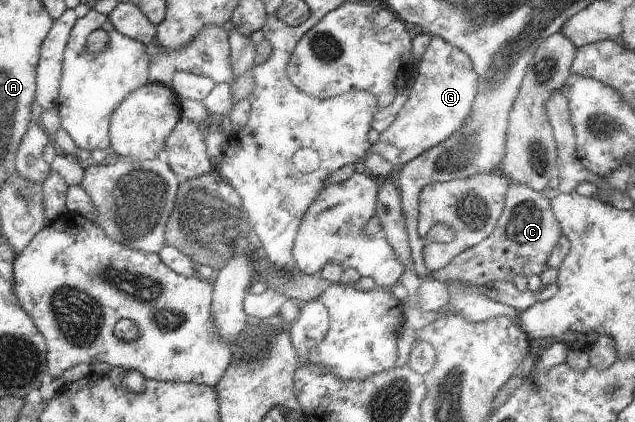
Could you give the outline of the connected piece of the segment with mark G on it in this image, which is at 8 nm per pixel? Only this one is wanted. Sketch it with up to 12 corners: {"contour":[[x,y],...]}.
{"contour":[[429,34],[408,100],[372,139],[397,170],[462,127],[471,59]]}

